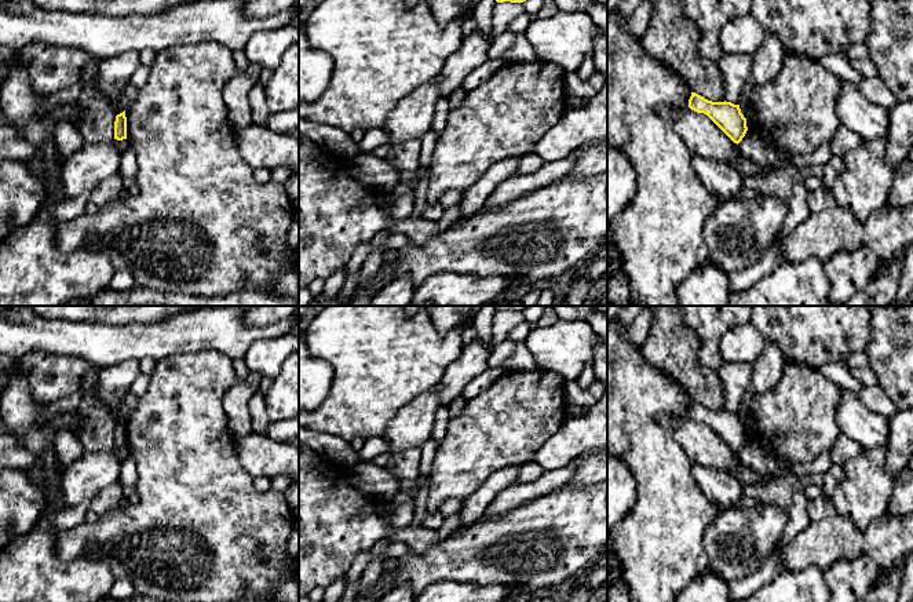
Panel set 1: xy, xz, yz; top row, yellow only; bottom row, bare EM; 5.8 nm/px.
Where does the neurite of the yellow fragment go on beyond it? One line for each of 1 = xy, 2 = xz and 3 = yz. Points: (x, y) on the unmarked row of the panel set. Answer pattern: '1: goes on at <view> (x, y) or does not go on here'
1: does not go on here
2: does not go on here
3: does not go on here

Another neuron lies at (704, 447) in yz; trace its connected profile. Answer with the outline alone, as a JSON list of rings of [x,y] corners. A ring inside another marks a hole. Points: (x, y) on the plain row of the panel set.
[[[664,413],[657,415],[655,420],[672,431],[676,442],[694,464],[731,475],[741,463],[737,452],[706,423],[697,422],[690,416],[673,417]]]

